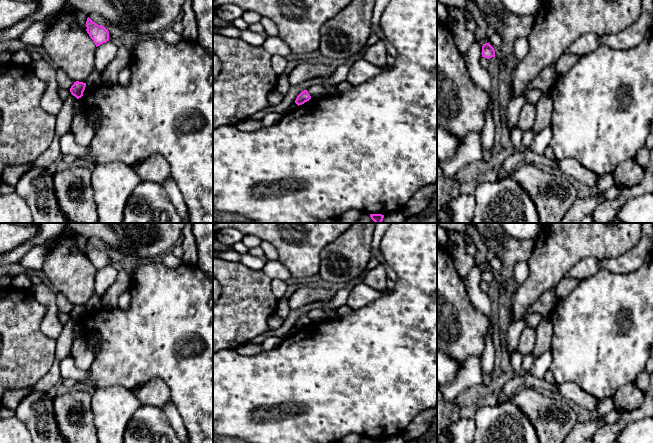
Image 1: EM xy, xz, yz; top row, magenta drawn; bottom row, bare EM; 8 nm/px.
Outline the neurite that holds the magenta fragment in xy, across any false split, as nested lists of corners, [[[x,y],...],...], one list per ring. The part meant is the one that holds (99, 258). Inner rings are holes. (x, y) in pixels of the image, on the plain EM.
[[[89,241],[86,245],[86,251],[86,255],[95,267],[96,271],[109,265],[109,255],[104,250],[93,246]]]

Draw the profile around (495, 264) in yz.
[[[496,257],[487,263],[487,267],[489,267],[493,272],[501,272],[502,262]]]

